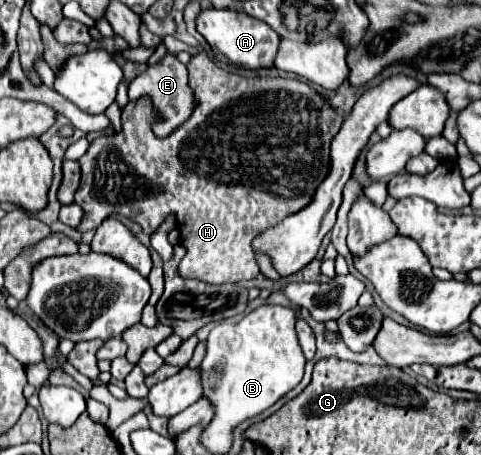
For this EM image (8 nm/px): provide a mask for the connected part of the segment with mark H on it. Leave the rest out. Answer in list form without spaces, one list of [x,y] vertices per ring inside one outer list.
[[[204,52],[192,56],[186,67],[190,72],[188,86],[196,96],[196,108],[180,128],[166,138],[158,138],[150,130],[150,122],[156,118],[150,102],[146,98],[142,102],[128,102],[122,112],[122,132],[96,138],[78,160],[82,166],[82,182],[76,192],[76,204],[82,206],[84,216],[76,230],[96,230],[108,216],[122,214],[150,234],[168,214],[176,214],[180,242],[186,248],[184,264],[180,266],[184,278],[200,278],[210,284],[252,280],[260,272],[252,254],[252,240],[262,230],[276,226],[286,216],[310,204],[318,184],[330,172],[330,142],[338,134],[344,118],[316,88],[298,78],[244,78],[218,68]]]

